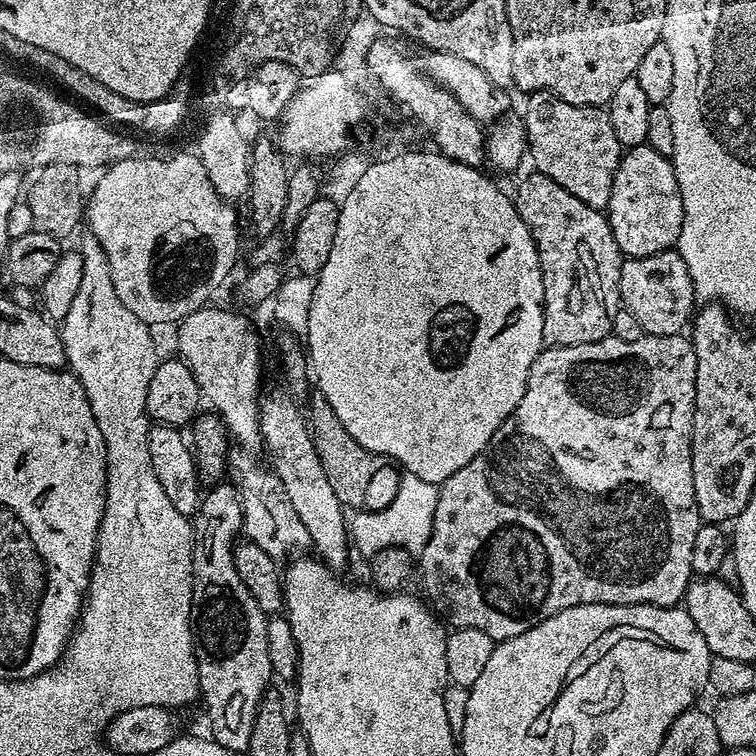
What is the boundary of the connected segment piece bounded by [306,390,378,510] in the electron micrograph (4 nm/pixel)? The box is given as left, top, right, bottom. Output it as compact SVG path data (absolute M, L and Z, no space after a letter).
M319 390L313 391L313 396L308 400L308 408L306 404L306 419L308 433L312 435L314 450L322 466L322 474L326 474L326 479L330 481L338 502L348 510L363 509L367 505L364 503L368 500L372 479L376 476L376 463L378 463L376 453L366 450L366 446L359 444L350 434L350 430L342 426L338 414L334 414L334 406L326 402L326 394L322 394Z

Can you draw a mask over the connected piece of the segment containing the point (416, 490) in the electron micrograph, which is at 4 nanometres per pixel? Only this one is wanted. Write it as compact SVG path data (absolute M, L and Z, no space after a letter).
M404 472L401 477L392 501L385 508L380 508L377 512L360 510L353 515L356 517L351 517L351 543L355 551L357 548L365 558L376 556L384 548L405 548L408 552L419 554L430 538L434 526L434 510L438 506L439 487L430 482L422 482L422 478L409 472Z

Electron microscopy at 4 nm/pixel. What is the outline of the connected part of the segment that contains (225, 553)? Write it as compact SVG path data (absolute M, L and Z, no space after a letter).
M216 482L211 487L209 492L207 489L203 493L200 507L196 510L192 542L192 635L196 641L199 699L202 704L204 700L204 708L208 711L211 739L216 740L218 746L226 746L226 750L244 754L250 746L250 734L254 734L259 704L274 680L270 650L267 649L269 617L258 606L254 594L246 590L246 582L242 582L238 576L238 566L234 564L234 549L244 527L240 492L231 482Z

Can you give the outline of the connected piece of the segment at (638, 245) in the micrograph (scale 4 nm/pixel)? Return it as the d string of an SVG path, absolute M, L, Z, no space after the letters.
M647 144L627 149L614 174L614 186L606 209L614 242L625 257L649 256L669 251L679 241L684 207L672 161Z

